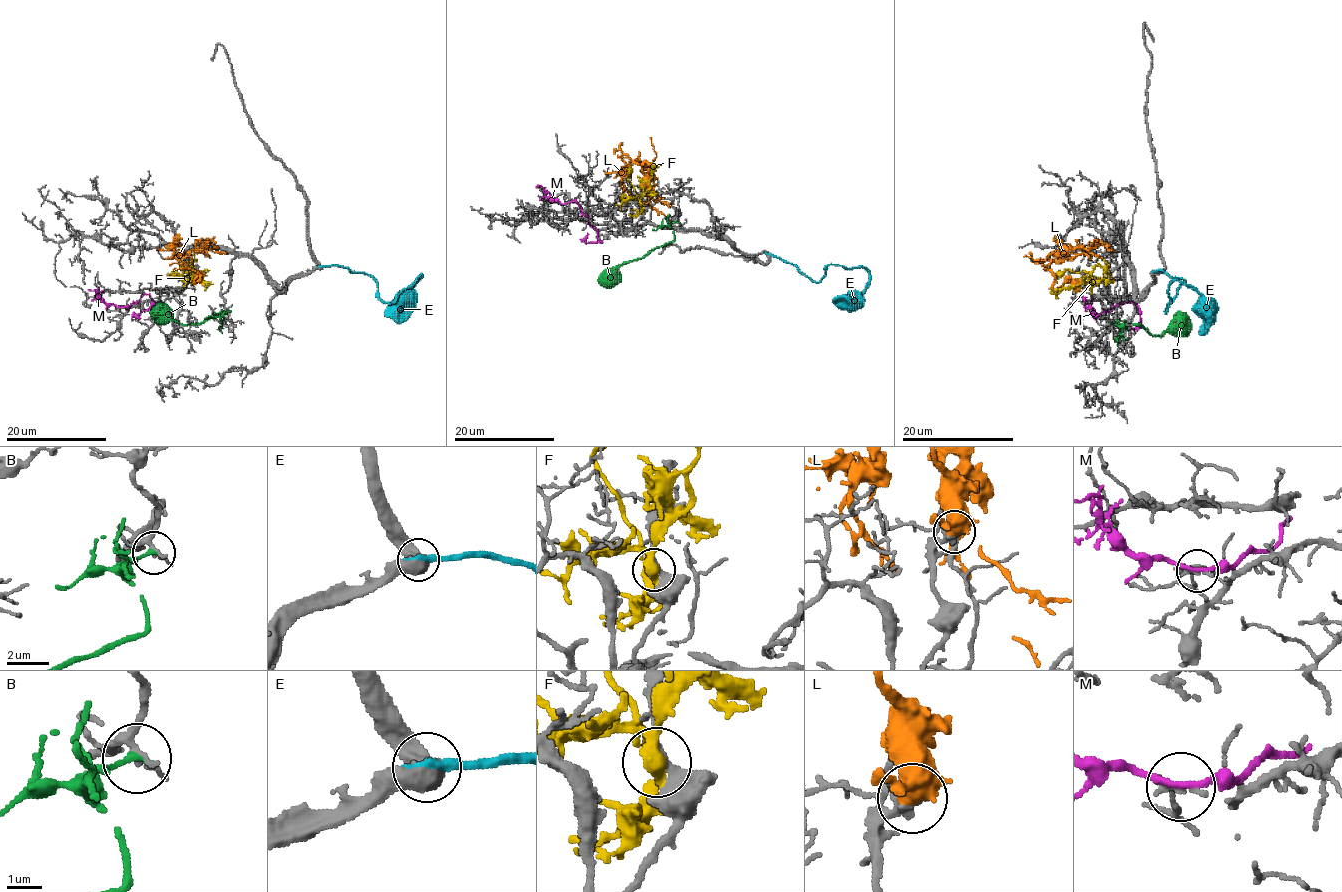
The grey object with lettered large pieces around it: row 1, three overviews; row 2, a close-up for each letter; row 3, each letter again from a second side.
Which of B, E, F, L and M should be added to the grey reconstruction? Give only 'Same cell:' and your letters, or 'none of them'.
Same cell: E

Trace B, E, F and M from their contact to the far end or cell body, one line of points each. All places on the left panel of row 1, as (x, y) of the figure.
B: (228, 310), (193, 324), (174, 322), (164, 312), (150, 310)
E: (320, 266), (369, 274), (378, 295), (390, 303), (420, 274), (410, 299), (398, 312), (400, 323)
F: (193, 275), (189, 268), (179, 265), (183, 275)
M: (120, 307), (126, 307), (149, 294), (152, 304), (139, 314), (139, 318)

